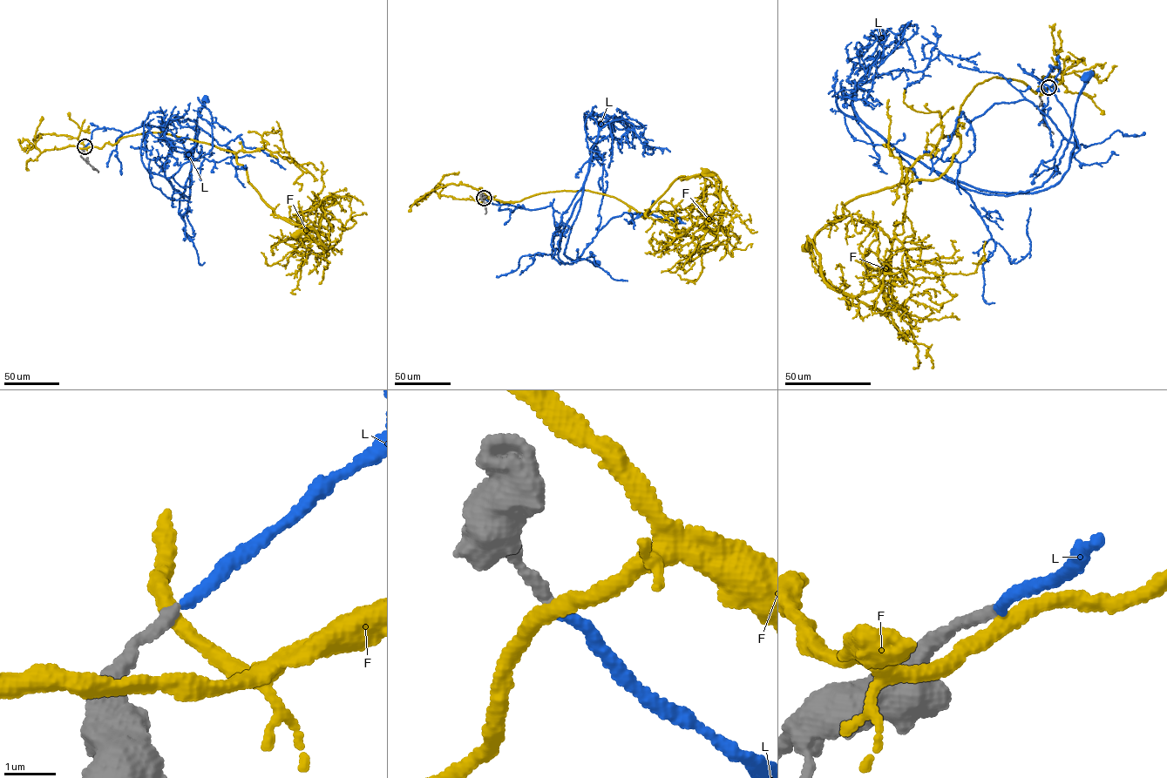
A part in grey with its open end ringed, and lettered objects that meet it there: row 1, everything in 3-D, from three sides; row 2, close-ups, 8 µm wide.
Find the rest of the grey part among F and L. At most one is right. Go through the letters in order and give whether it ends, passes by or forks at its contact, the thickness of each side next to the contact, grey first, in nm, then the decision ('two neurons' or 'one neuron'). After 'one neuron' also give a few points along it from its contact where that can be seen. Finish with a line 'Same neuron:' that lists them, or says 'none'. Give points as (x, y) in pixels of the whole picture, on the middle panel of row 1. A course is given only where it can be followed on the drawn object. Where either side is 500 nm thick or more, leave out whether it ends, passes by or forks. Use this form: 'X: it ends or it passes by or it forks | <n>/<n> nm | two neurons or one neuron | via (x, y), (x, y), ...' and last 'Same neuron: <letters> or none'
F: it passes by | 240/280 nm | two neurons
L: it ends | 240/220 nm | one neuron | via (484, 198), (531, 210), (552, 204), (552, 253), (559, 264), (563, 228), (580, 199), (564, 253), (596, 263)
Same neuron: L

